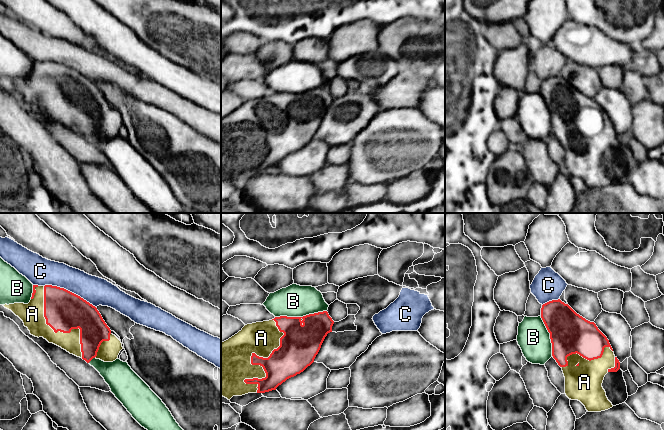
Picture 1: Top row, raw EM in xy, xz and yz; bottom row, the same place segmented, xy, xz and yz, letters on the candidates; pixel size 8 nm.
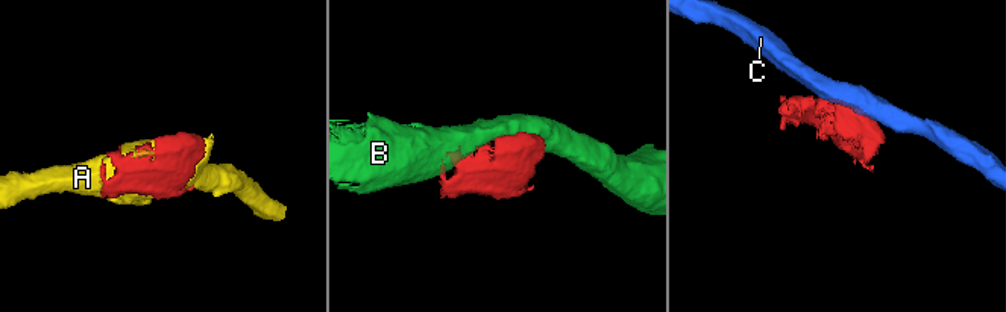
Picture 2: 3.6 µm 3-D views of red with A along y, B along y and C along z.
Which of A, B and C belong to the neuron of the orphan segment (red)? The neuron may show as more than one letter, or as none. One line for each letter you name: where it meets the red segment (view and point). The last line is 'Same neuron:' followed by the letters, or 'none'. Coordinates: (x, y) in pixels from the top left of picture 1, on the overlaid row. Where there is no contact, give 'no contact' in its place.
A: meets red in xz at (251, 362)
Same neuron: A

